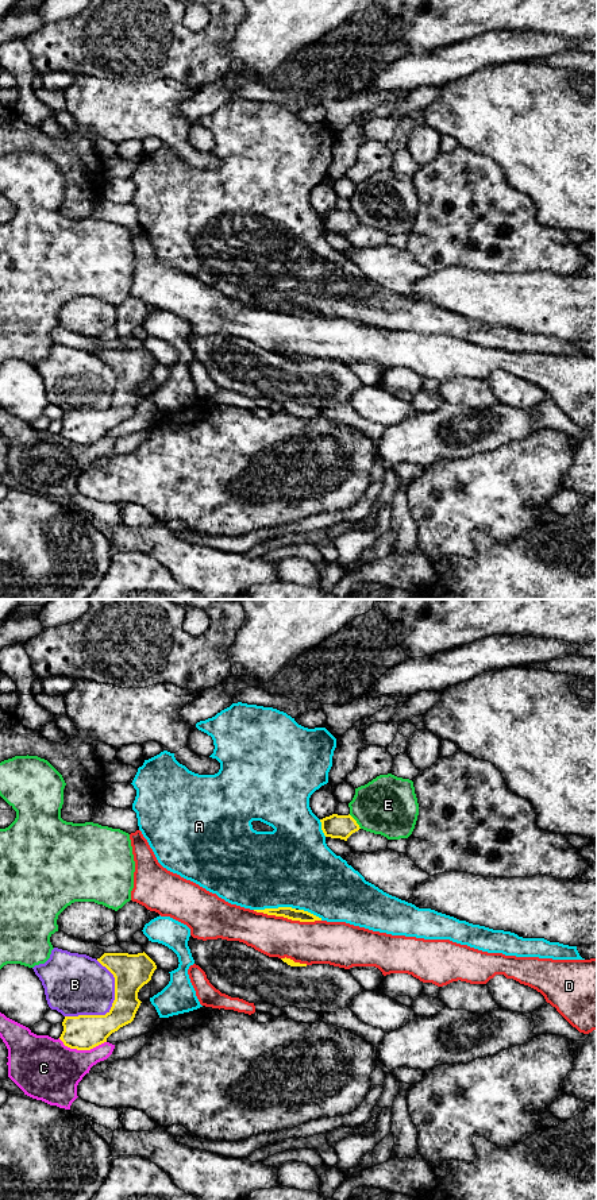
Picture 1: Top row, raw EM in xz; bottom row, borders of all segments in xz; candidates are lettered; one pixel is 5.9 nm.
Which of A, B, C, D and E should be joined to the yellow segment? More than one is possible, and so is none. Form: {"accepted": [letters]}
{"accepted": []}

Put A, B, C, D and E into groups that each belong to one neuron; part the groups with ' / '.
A / B / C / D / E

